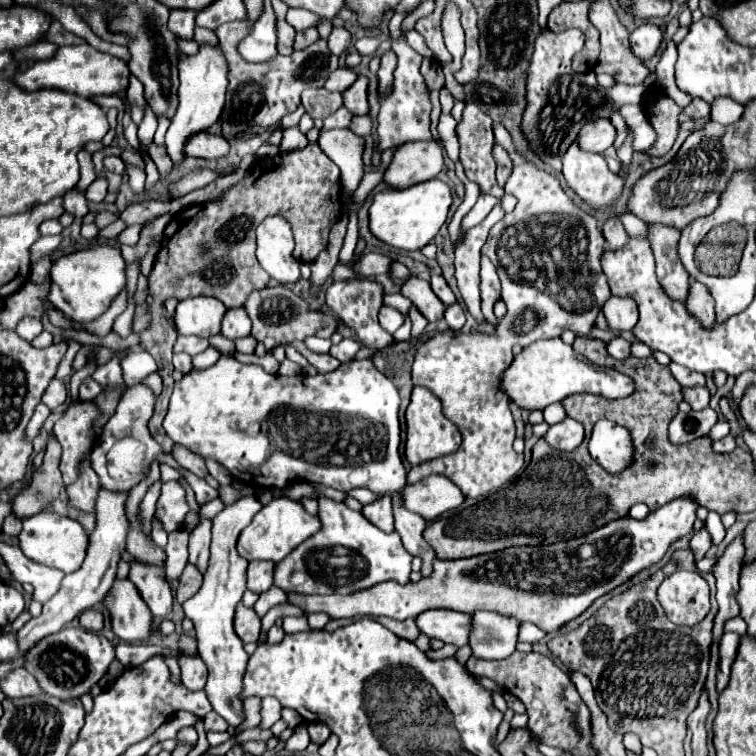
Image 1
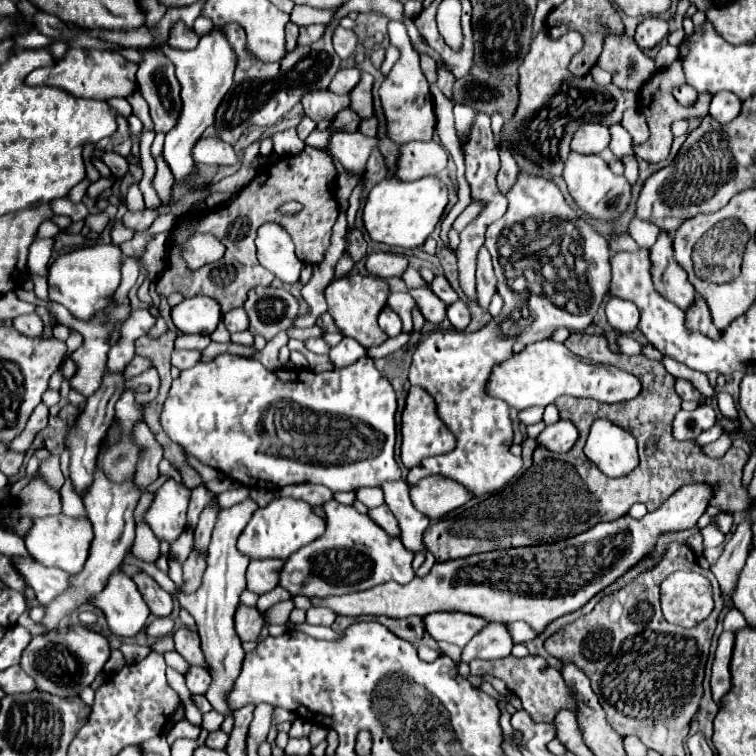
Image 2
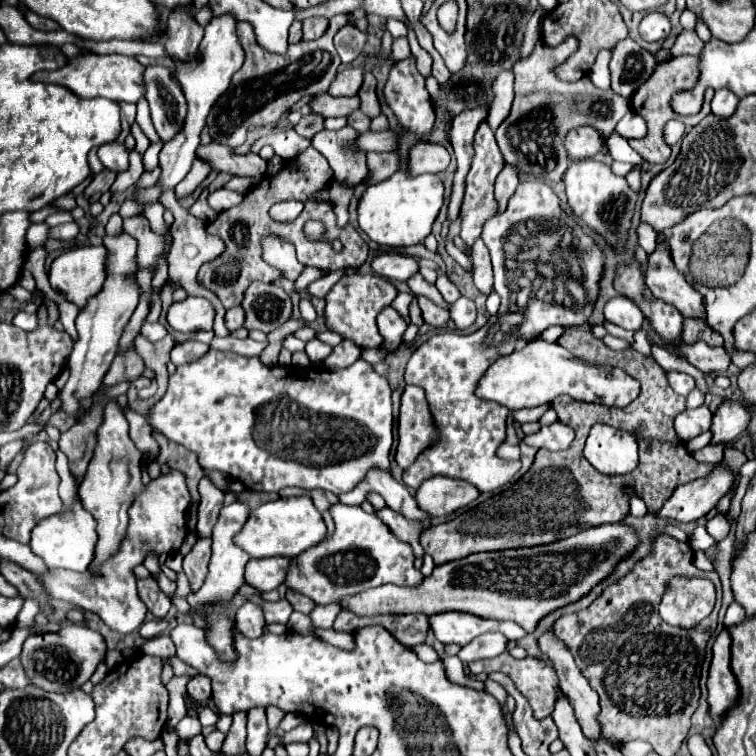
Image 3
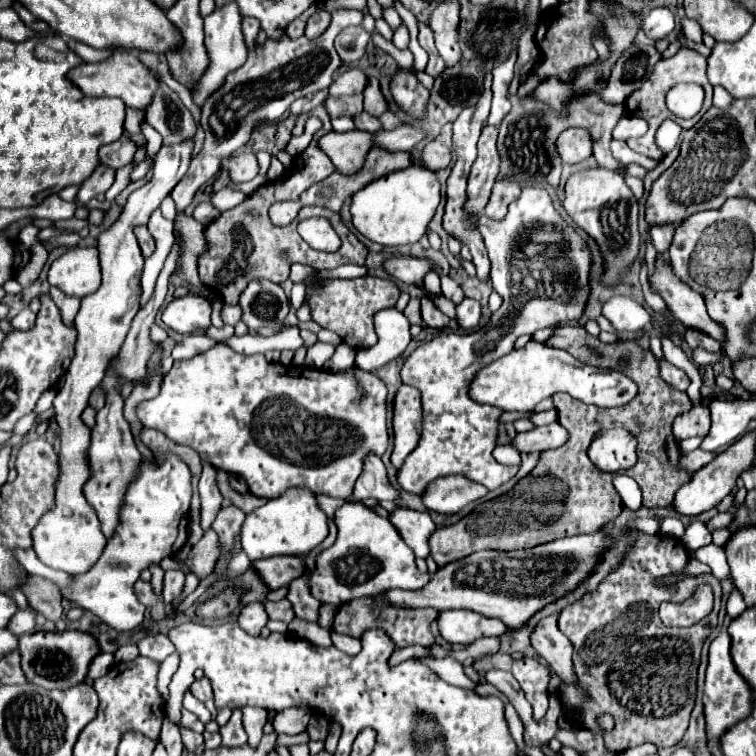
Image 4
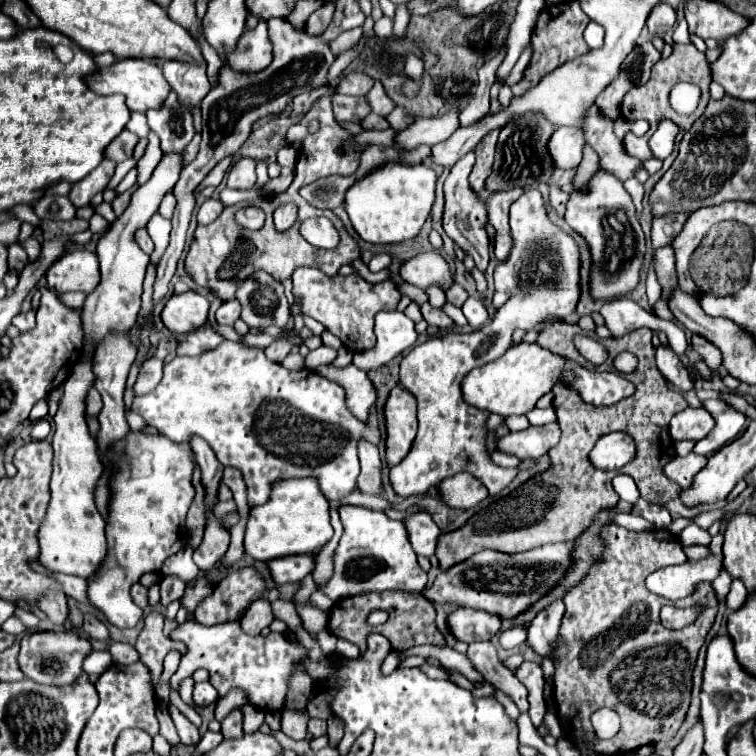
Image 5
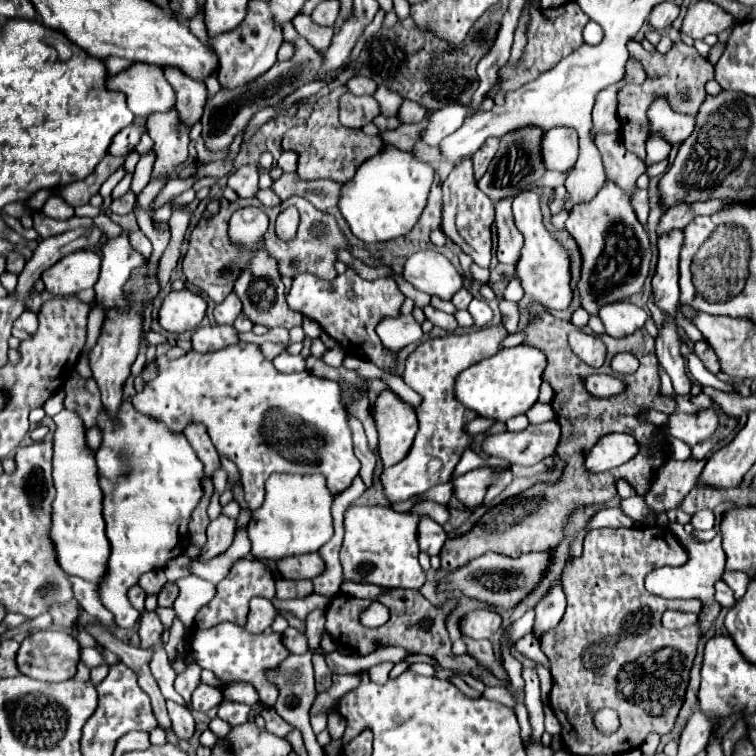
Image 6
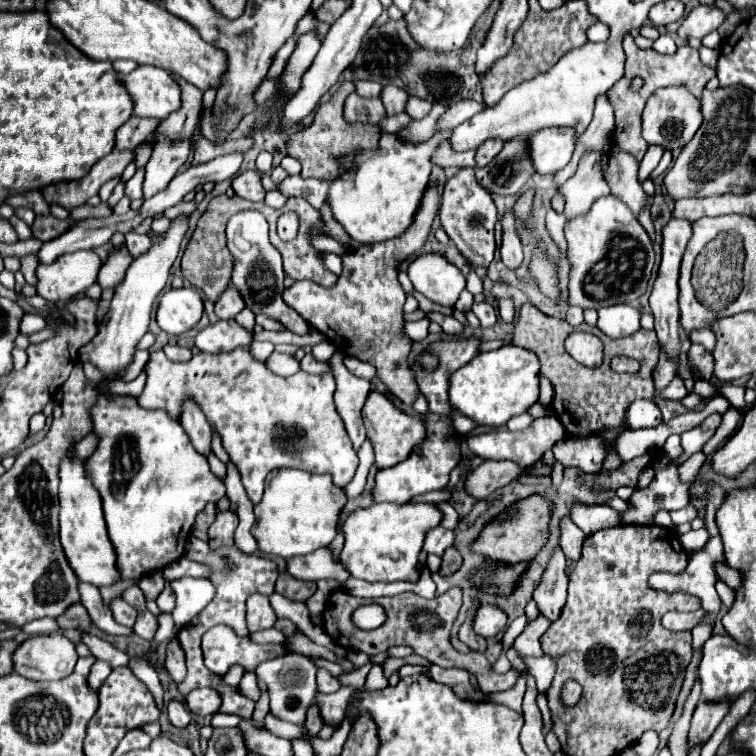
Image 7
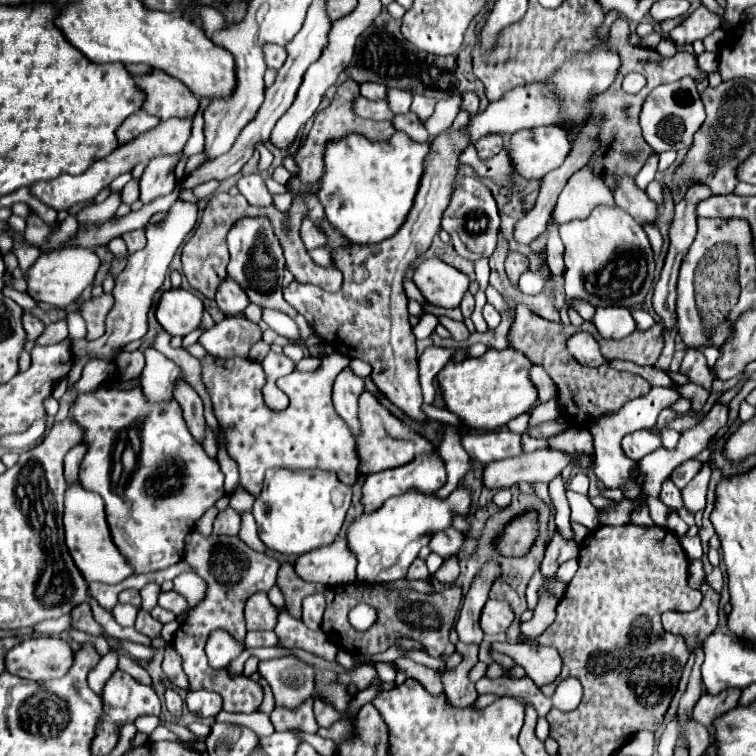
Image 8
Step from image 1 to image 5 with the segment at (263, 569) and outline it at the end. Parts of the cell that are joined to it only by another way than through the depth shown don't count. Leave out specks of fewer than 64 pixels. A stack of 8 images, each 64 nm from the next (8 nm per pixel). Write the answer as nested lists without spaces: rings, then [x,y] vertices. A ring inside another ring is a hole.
[[[308,554],[308,556],[284,556],[284,560],[270,560],[268,562],[272,578],[278,584],[286,584],[286,582],[300,582],[304,580],[308,574],[314,572],[316,568],[316,560]]]

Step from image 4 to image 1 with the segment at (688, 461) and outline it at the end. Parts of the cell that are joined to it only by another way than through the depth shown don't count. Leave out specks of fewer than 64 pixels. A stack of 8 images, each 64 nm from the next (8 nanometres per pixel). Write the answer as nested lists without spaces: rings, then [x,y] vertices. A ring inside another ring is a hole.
[[[729,434],[725,438],[713,442],[712,448],[717,453],[728,453],[736,448],[736,440],[734,440],[734,436]]]

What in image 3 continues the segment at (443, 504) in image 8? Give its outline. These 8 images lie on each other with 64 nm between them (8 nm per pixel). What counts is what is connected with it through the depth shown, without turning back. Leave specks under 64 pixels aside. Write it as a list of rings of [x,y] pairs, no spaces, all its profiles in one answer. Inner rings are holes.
[[[342,502],[330,508],[336,524],[336,532],[330,540],[322,540],[316,548],[308,548],[292,560],[292,568],[286,576],[286,586],[298,590],[316,602],[330,604],[340,602],[346,596],[360,594],[382,584],[418,586],[424,582],[424,574],[414,568],[414,554],[408,544],[396,540],[390,528],[376,516],[366,514],[360,506],[346,506]]]

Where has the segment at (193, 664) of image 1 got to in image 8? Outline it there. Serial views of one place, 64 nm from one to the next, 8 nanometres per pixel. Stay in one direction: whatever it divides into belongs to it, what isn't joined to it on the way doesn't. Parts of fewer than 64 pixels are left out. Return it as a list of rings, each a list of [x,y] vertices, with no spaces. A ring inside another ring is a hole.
[[[198,690],[198,692],[188,692],[186,704],[192,714],[200,718],[216,718],[222,712],[222,700],[216,692],[208,690]]]

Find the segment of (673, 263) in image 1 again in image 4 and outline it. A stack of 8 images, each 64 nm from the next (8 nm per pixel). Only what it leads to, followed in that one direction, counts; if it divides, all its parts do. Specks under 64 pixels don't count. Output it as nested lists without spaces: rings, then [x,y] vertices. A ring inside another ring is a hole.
[[[658,254],[656,258],[656,274],[652,278],[652,284],[666,300],[666,306],[672,316],[676,316],[676,320],[684,328],[698,328],[714,340],[722,340],[722,344],[726,342],[726,330],[722,324],[714,322],[708,316],[704,298],[692,288],[686,288],[684,282],[680,282],[680,278],[672,272],[672,266],[662,254]]]

